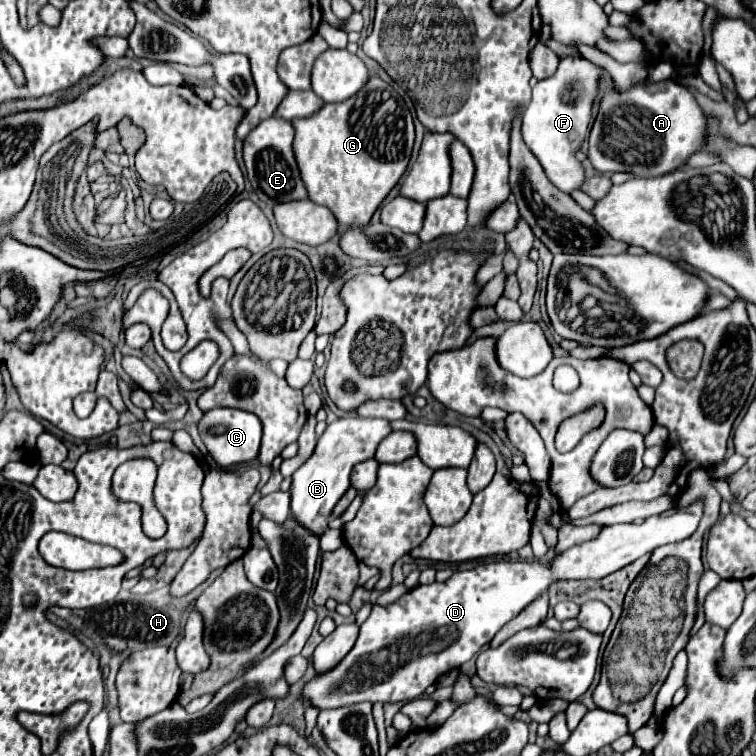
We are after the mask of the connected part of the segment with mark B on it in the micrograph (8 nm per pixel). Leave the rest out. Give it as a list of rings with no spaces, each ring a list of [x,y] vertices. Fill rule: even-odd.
[[[337,419],[327,425],[325,433],[319,437],[315,453],[293,473],[291,483],[291,517],[313,535],[321,537],[329,529],[329,517],[337,501],[349,489],[349,475],[355,463],[367,461],[375,455],[377,445],[389,435],[389,421],[383,419]]]

